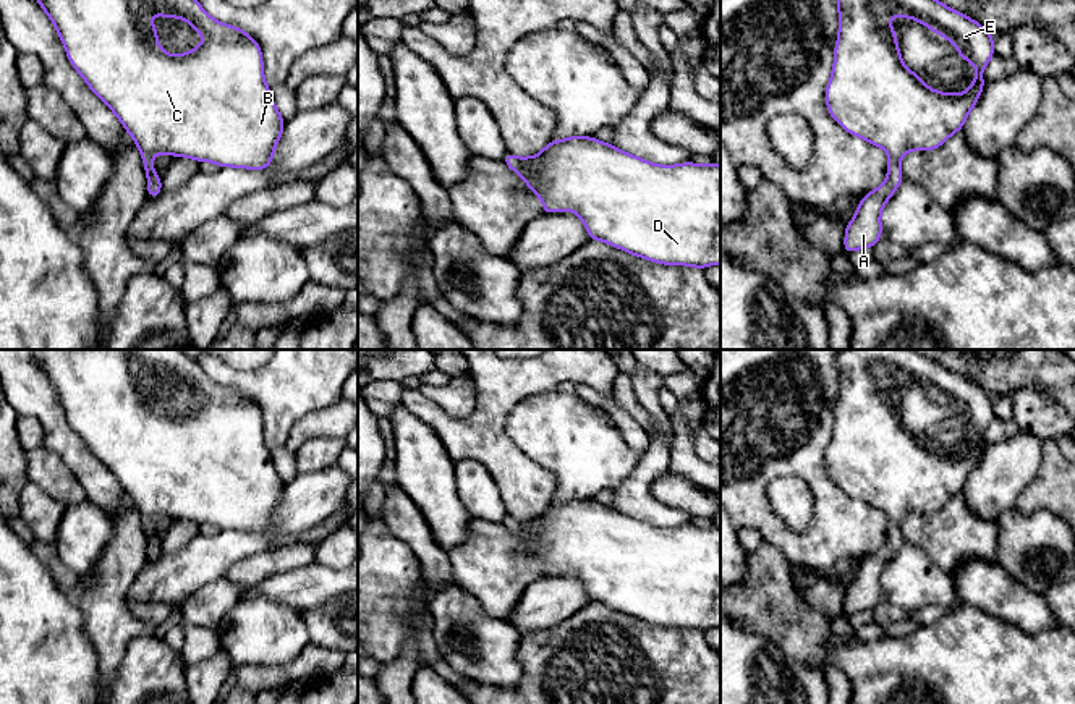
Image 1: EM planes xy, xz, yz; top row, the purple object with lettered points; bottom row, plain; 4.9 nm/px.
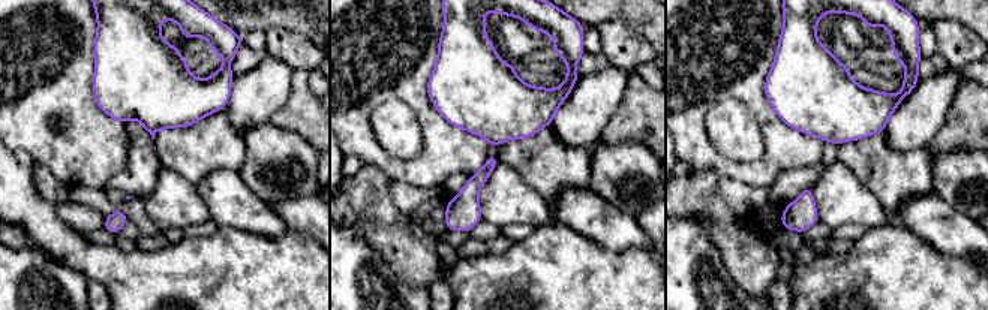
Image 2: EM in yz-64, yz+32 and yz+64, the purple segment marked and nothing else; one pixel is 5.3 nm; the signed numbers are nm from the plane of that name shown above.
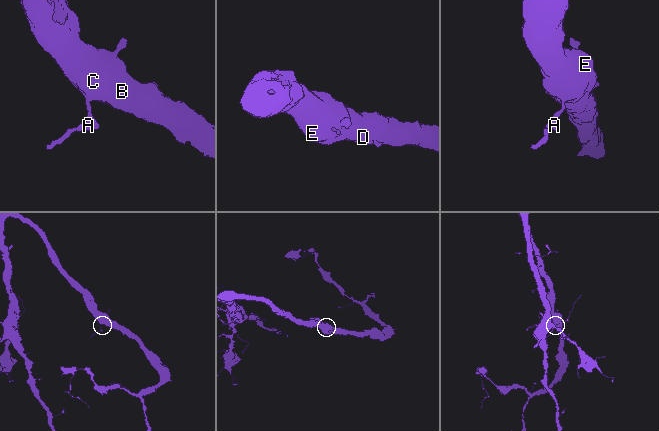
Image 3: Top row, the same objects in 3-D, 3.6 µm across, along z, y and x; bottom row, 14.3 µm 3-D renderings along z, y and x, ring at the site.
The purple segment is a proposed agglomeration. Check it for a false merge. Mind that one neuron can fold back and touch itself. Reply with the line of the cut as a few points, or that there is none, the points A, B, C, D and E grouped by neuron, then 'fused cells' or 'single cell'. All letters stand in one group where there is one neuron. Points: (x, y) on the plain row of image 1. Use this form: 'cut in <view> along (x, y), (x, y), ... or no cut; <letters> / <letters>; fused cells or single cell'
no cut; A B C D E; single cell

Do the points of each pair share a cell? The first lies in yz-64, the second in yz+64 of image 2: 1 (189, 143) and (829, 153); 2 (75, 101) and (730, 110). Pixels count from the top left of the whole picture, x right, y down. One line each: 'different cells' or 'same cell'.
1: different cells
2: different cells

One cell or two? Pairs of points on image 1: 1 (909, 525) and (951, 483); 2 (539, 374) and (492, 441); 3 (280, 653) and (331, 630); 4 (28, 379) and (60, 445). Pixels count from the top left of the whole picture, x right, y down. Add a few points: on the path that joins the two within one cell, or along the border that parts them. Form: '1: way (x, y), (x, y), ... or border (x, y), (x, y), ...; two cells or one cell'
1: border (954, 496), (933, 512), (910, 512), (902, 539); two cells
2: way (520, 384), (492, 411), (492, 421); one cell
3: border (301, 615), (310, 643); two cells
4: way (34, 395), (44, 405), (57, 429); one cell

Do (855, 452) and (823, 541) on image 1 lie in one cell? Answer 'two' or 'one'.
two

